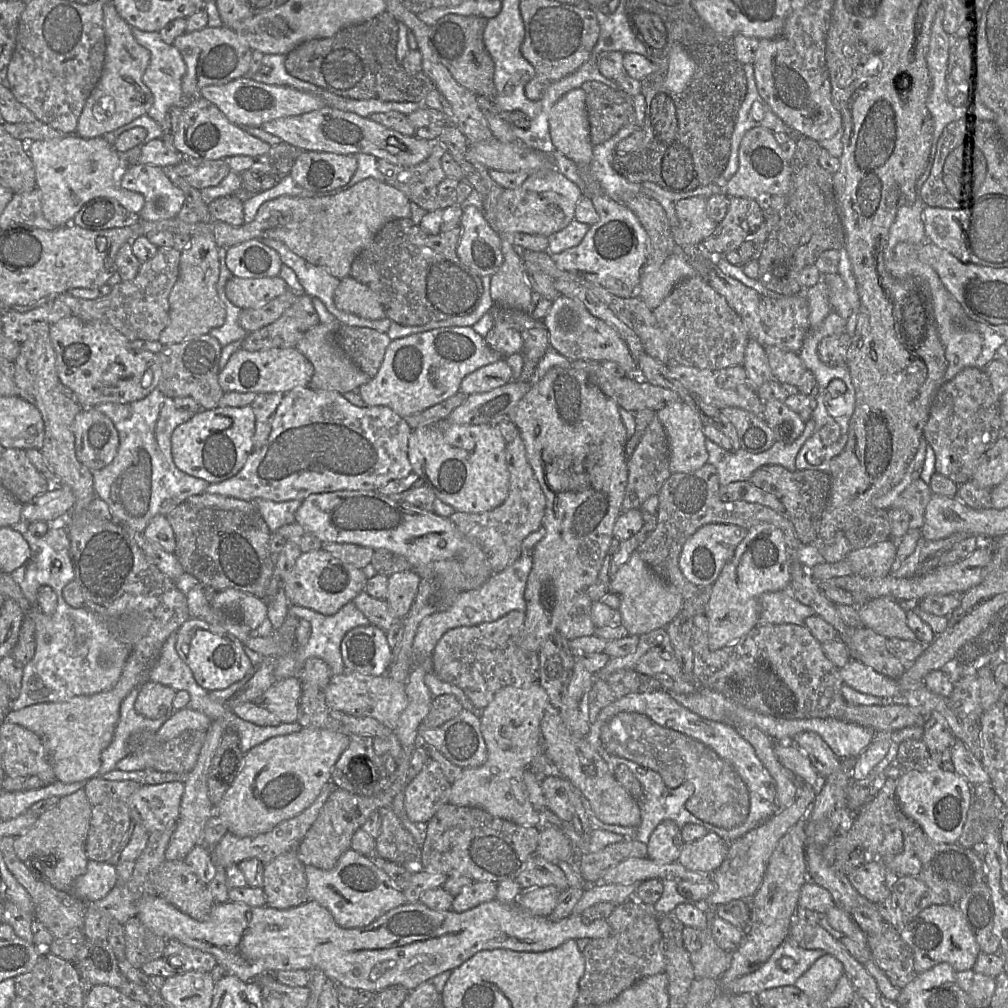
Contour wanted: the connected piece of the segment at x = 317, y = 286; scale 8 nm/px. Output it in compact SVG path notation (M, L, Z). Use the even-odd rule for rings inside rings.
M275 239L261 240L268 247L274 249L283 264L290 267L296 274L304 293L310 297L320 299L327 310L336 318L341 326L361 327L387 333L391 324L388 318L369 320L354 314L338 310L334 304L334 292L340 280L320 266L315 266L299 255L292 252L287 245Z

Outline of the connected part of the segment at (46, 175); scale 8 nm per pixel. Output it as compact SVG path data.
M65 134L60 138L31 141L26 149L35 168L43 215L55 227L72 223L82 206L97 197L112 197L136 214L142 210L143 195L120 187L118 174L128 165L123 164L122 155L103 136L82 138L77 134Z

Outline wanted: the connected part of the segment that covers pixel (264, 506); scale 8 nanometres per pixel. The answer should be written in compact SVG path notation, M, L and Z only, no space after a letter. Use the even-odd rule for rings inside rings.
M261 498L254 499L251 502L271 532L277 531L284 525L295 523L295 513L302 503L299 500L273 502Z

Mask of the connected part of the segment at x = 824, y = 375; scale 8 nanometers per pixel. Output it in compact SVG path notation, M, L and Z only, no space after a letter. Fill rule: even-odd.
M829 313L818 328L810 331L806 335L802 347L798 352L798 355L803 361L806 369L810 370L815 376L817 395L815 397L816 407L812 412L812 419L815 421L815 427L812 435L805 441L796 456L795 466L797 470L813 469L829 473L830 460L842 452L847 442L849 420L855 407L855 389L852 383L850 372L846 366L830 366L823 363L819 359L817 353L819 342L827 336L837 335L845 332L846 323L847 321L840 317L837 313ZM831 422L836 422L840 426L841 434L835 443L831 445L824 445L819 432L824 425ZM812 449L820 449L822 451L824 457L821 464L812 465L807 462L805 455Z

